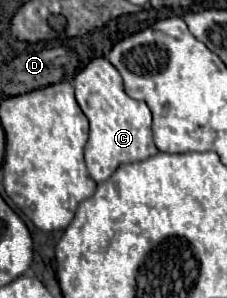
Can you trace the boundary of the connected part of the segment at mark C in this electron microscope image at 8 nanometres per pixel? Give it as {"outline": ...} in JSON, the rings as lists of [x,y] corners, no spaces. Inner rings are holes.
{"outline":[[[107,58],[91,60],[71,80],[71,84],[81,110],[91,122],[91,132],[89,132],[89,140],[85,146],[85,162],[87,162],[87,170],[91,178],[97,184],[107,180],[117,170],[117,166],[127,164],[127,162],[147,160],[159,152],[151,134],[149,106],[125,94],[121,76]]]}

